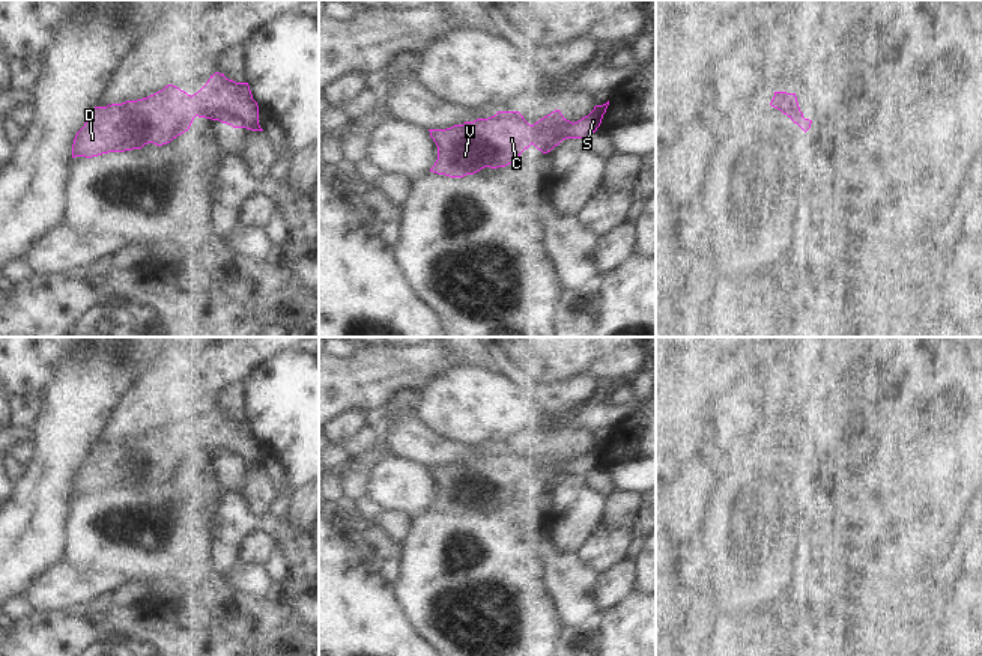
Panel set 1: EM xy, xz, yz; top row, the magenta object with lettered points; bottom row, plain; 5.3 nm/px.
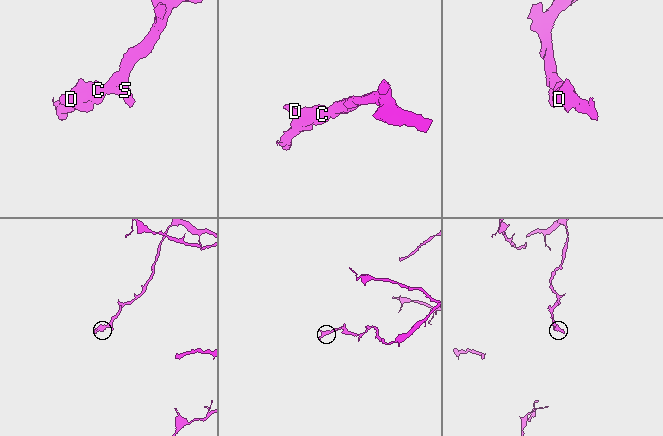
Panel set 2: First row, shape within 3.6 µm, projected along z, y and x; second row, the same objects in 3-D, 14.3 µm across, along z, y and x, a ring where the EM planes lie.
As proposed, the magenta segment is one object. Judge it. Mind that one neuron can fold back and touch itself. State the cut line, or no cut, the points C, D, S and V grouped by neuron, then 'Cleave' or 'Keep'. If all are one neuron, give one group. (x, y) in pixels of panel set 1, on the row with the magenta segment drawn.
No split. Groups: C D S V. Keep.

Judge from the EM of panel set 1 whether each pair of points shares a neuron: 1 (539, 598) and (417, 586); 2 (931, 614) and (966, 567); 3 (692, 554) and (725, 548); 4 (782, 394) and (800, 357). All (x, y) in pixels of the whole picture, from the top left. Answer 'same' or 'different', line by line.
1: same
2: same
3: different
4: same

